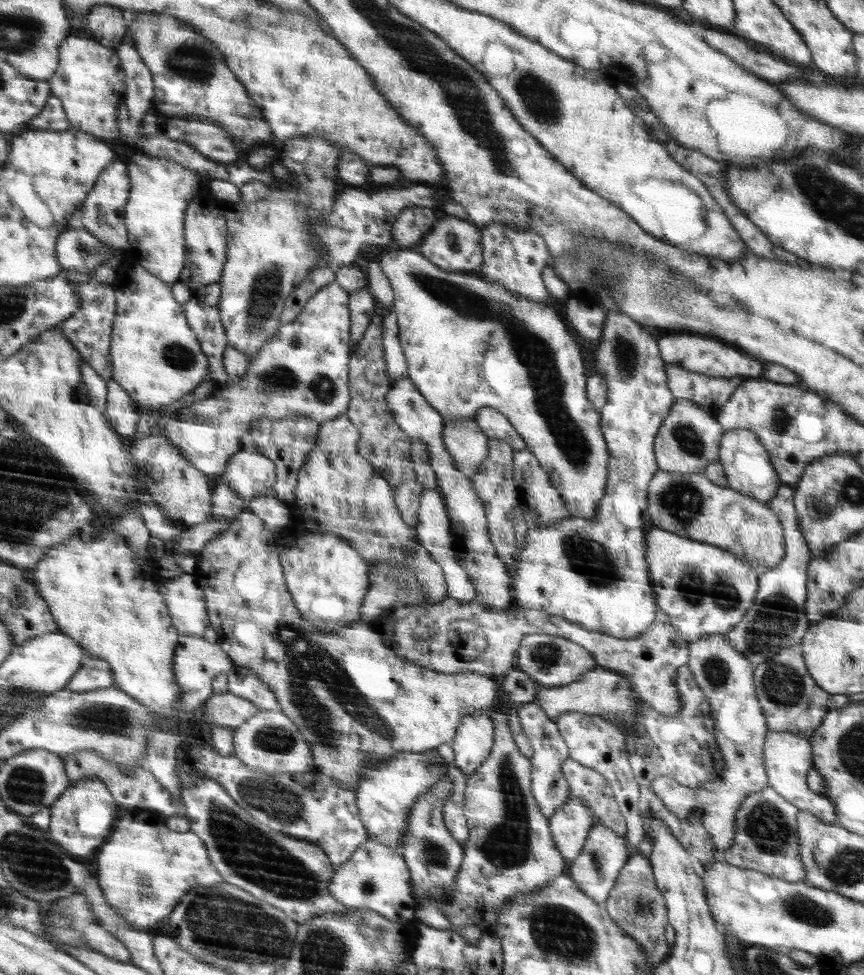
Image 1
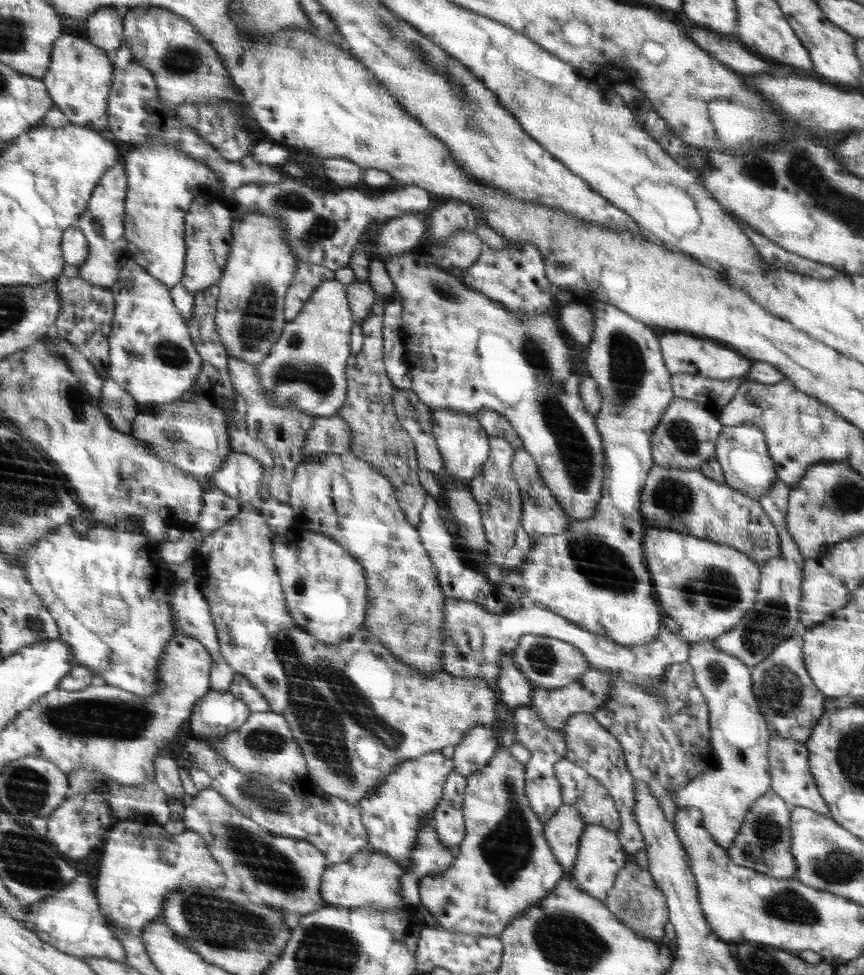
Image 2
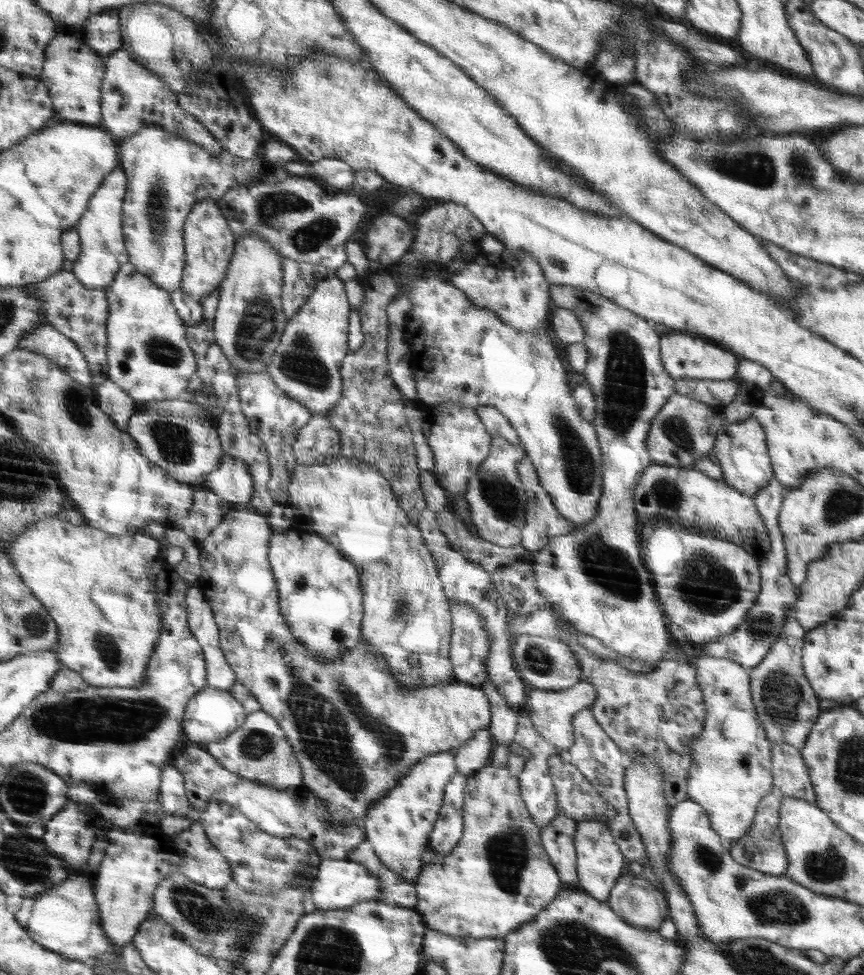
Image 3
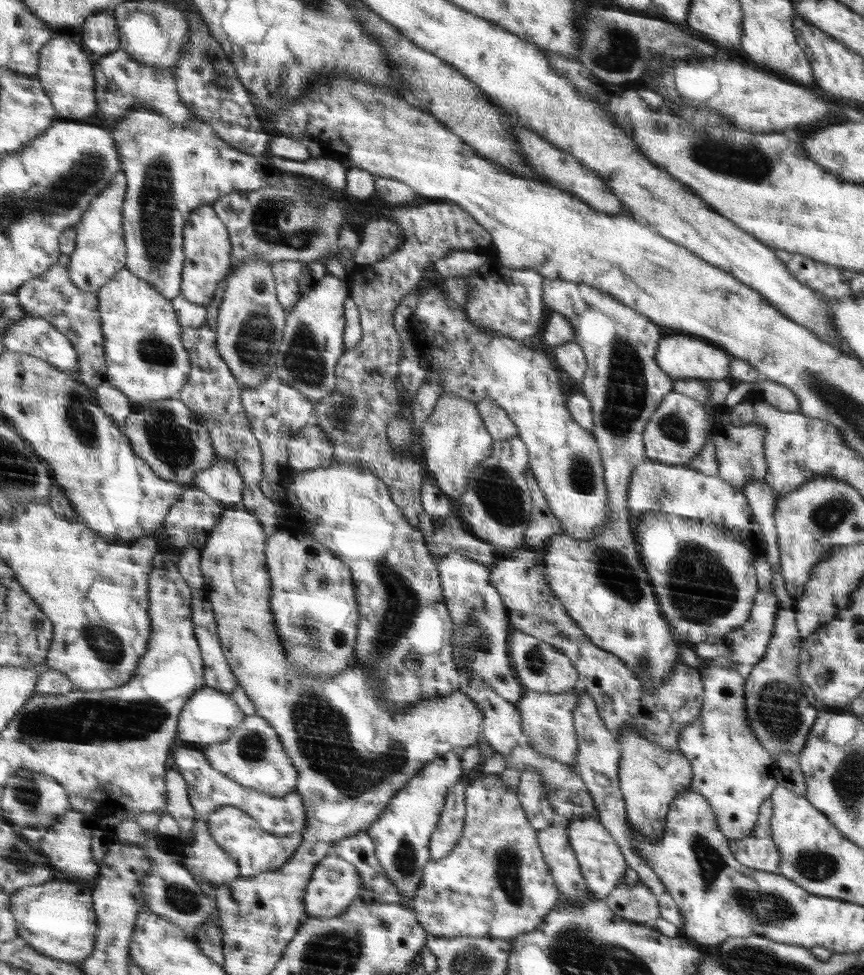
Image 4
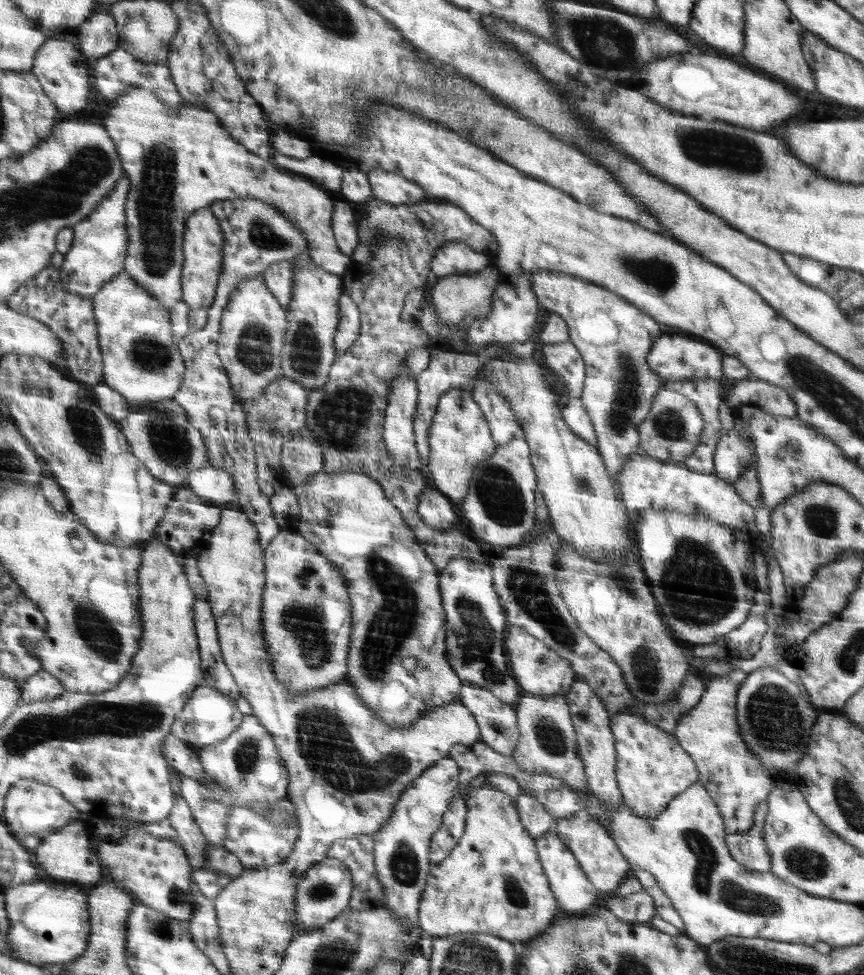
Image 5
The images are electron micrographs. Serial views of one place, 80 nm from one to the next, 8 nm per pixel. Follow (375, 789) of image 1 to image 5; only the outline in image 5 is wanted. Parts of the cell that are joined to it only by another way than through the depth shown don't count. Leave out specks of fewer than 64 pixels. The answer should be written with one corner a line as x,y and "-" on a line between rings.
451,755
429,766
421,777
414,781
393,809
393,814
381,830
372,834
374,843
374,867
383,890
381,906
396,911
401,926
419,926
420,902
425,885
428,884
430,867
429,849
433,834
441,828
445,813
453,802
461,782
460,766

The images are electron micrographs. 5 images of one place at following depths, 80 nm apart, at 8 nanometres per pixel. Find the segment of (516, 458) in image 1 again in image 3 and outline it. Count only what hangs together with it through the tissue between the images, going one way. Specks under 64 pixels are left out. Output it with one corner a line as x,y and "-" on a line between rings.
528,456
521,458
517,471
528,497
521,544
530,553
544,548
550,537
568,534
574,524
555,509
552,498
540,486
536,469

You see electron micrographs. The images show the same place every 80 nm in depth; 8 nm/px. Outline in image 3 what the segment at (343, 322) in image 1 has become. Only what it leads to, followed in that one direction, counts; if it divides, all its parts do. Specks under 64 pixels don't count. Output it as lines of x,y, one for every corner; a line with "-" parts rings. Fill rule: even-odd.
334,275
322,280
297,314
288,318
284,336
272,356
266,374
286,394
310,412
324,413
336,406
343,396
341,366
348,352
350,306
345,282
-
182,397
140,404
138,412
131,418
128,431
139,442
145,457
178,482
200,482
204,474
218,468
225,456
212,413

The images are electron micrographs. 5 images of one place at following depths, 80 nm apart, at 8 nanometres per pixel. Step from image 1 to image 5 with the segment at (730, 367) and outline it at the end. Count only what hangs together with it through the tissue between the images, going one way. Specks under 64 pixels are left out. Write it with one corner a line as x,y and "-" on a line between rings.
662,335
648,354
648,365
658,376
671,383
690,379
724,380
724,358
718,350
702,344
702,341
690,340
690,336

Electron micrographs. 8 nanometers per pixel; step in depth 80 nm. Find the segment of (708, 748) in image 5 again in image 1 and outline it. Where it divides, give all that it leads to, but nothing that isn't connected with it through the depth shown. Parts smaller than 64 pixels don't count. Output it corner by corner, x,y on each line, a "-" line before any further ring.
707,634
697,641
689,643
689,669
693,672
693,679
706,695
712,709
714,724
714,735
718,743
718,751
724,757
724,776
716,784
704,784
700,790
690,790
689,787
681,787
670,779
654,780
652,788
656,797
660,798
664,806
680,818
688,816
695,805
701,805
703,812
704,830
711,836
711,843
716,850
727,850
733,845
733,838
736,836
737,810
741,808
742,801
751,793
769,787
768,767
765,765
765,738
768,736
768,720
765,718
760,698
755,689
754,674
756,668
744,657
744,655
732,645
732,642
724,634

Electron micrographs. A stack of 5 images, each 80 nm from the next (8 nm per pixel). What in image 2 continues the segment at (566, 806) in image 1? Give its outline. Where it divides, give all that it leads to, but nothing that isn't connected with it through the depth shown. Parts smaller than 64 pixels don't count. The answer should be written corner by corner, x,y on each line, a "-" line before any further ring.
563,804
554,816
544,822
544,836
552,855
564,869
563,876
573,874
574,862
577,861
582,833
587,823
573,806

